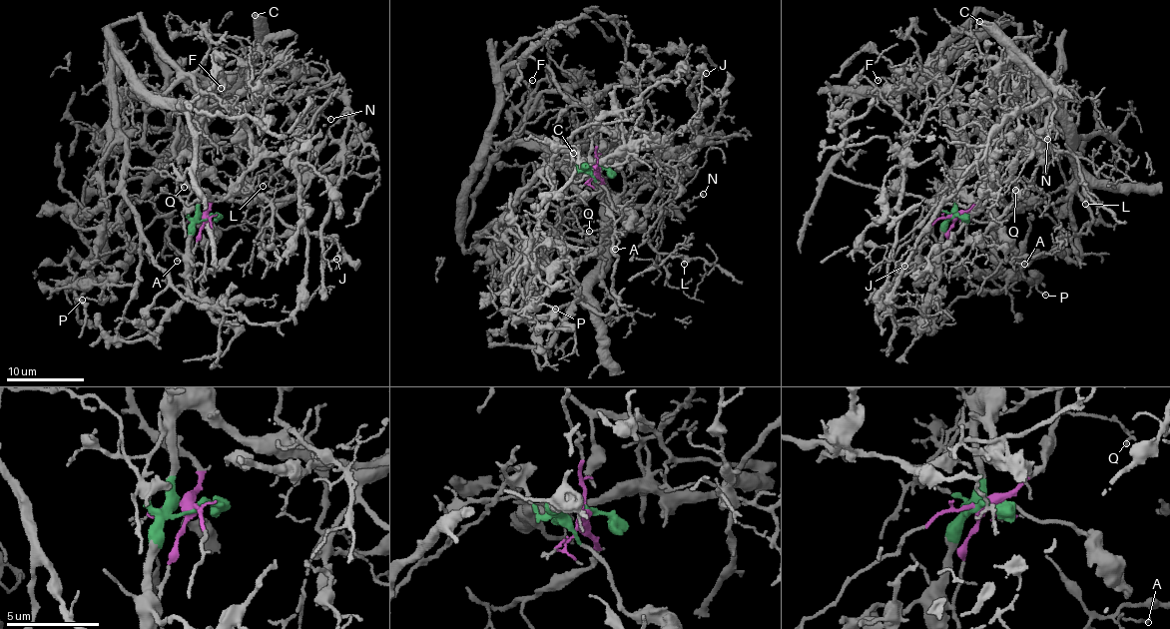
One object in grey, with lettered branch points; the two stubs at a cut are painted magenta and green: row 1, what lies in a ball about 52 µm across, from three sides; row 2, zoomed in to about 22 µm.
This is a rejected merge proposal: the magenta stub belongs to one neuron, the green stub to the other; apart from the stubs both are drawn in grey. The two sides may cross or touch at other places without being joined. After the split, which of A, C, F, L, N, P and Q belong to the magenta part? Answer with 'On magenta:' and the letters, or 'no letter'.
On magenta: A, C, L, N, Q

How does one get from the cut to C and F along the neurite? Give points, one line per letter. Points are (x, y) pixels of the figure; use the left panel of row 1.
C: (207, 219), (207, 199), (188, 183), (178, 161), (179, 105), (193, 107), (255, 54), (260, 38), (255, 14)
F: (207, 219), (200, 221), (195, 174), (197, 91), (189, 76), (203, 92), (216, 85), (220, 88)

